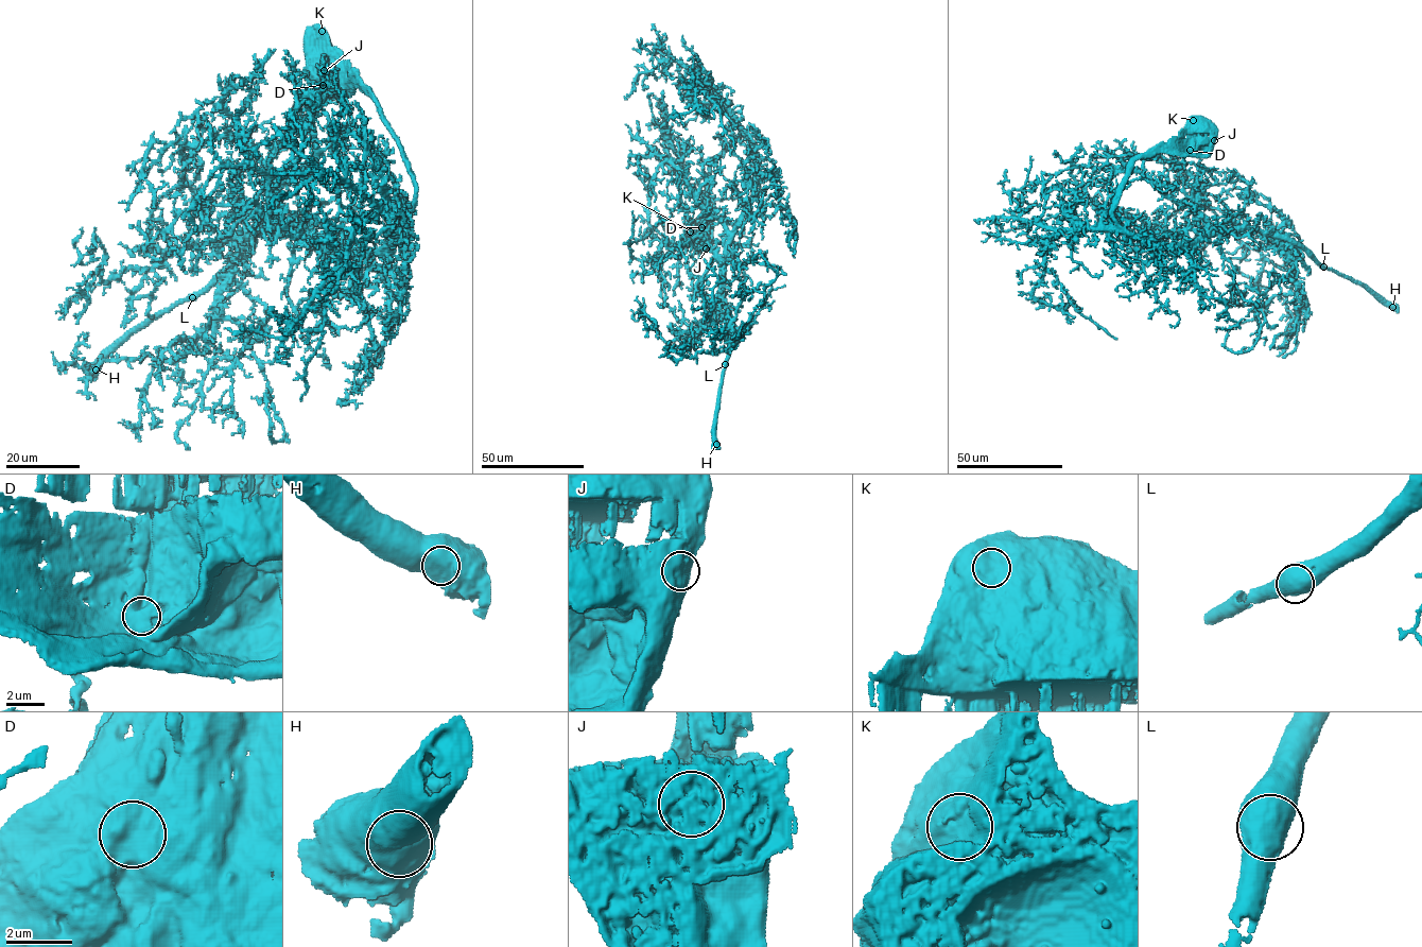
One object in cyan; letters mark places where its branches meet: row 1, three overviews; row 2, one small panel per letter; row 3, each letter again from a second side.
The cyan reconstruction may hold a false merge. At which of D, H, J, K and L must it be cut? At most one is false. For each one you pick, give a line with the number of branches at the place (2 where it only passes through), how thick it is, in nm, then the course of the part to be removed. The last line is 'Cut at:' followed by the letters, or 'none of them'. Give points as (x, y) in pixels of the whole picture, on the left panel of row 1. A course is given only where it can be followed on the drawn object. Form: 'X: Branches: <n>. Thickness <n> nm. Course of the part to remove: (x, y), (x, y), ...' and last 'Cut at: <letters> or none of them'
Cut at: none of them

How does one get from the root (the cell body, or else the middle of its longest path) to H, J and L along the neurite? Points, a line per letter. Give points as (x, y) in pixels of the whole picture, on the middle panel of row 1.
H: (693, 235), (712, 165), (745, 132), (753, 195), (725, 260), (723, 303), (733, 337), (716, 444)
J: (693, 235), (706, 248)
L: (693, 235), (712, 165), (745, 132), (753, 160), (753, 195), (725, 260), (723, 303), (733, 336), (725, 364)

